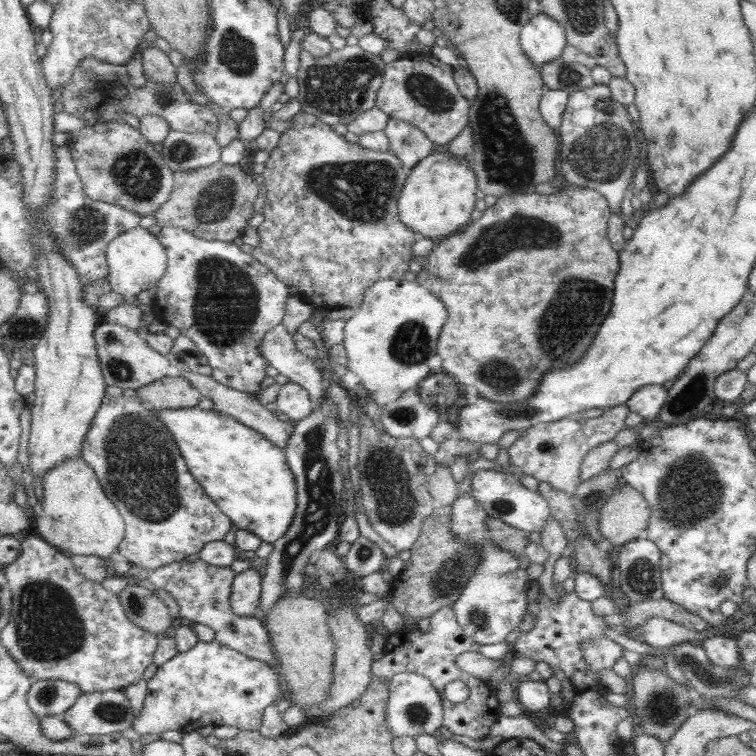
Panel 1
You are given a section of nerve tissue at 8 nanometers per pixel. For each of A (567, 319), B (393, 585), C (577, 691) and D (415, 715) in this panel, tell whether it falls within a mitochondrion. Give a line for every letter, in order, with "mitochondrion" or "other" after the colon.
A: mitochondrion
B: other
C: other
D: mitochondrion

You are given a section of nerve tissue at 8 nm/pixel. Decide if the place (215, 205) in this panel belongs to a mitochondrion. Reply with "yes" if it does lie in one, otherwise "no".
yes

